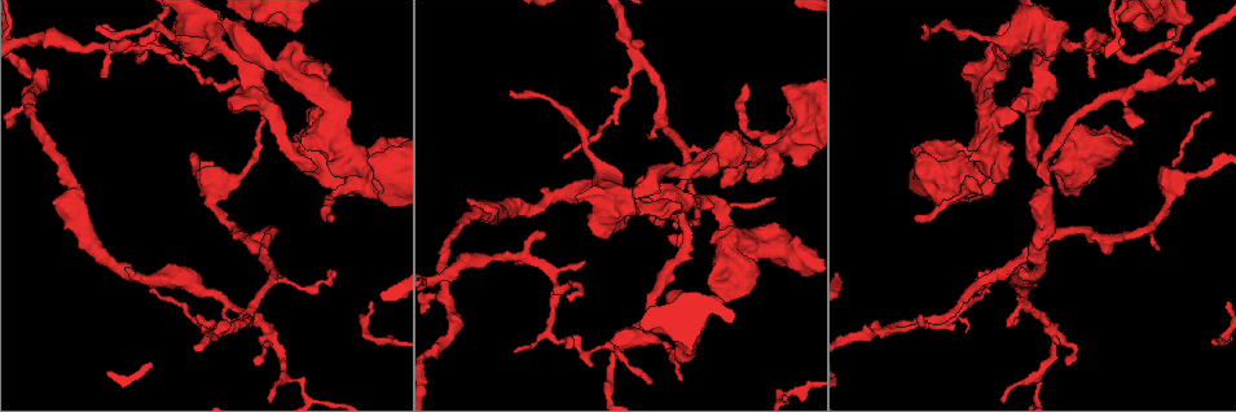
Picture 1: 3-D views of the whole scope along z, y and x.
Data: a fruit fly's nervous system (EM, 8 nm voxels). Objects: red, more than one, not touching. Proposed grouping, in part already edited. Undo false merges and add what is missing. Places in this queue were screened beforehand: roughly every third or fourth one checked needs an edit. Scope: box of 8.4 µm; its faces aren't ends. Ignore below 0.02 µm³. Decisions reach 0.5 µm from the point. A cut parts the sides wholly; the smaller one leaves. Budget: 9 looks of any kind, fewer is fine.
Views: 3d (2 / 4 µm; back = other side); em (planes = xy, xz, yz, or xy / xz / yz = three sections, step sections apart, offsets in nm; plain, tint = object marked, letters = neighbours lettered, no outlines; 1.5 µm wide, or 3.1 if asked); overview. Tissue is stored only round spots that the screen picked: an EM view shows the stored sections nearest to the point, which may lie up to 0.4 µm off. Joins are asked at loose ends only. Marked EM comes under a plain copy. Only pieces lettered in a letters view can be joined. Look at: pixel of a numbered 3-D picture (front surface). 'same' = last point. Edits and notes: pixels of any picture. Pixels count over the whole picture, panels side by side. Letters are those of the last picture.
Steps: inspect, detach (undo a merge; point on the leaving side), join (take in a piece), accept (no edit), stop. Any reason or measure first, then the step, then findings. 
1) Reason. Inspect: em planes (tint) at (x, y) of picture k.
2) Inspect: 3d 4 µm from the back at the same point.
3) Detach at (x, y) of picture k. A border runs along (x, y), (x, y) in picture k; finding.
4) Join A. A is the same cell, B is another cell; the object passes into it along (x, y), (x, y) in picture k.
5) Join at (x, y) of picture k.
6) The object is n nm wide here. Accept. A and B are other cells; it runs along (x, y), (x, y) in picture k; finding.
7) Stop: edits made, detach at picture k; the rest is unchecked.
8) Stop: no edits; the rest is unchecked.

Branch stops here. Inspect: em planes (letters) at (1137, 27) of picture 1.

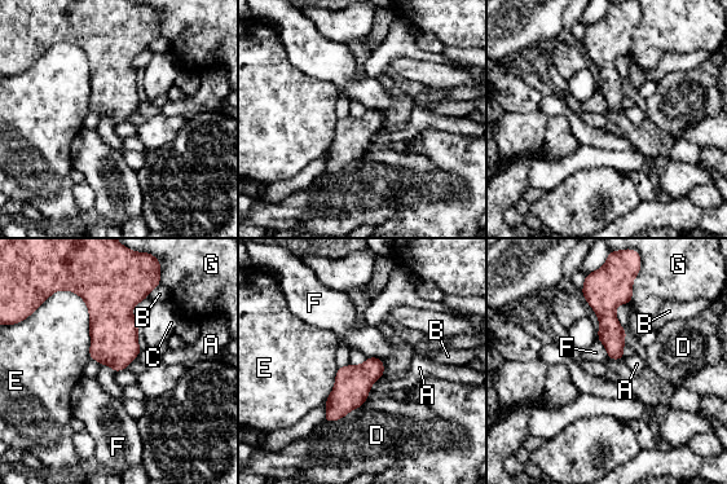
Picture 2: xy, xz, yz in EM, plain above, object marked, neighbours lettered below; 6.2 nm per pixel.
Accept. A, B, C, D, E, F and G are other cells; a border runs along (598, 338), (609, 357) in picture 2; no lettered piece goes on from it.

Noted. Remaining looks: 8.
Thick end. Inspect: 3d 4 µm at (1131, 141) of picture 1.

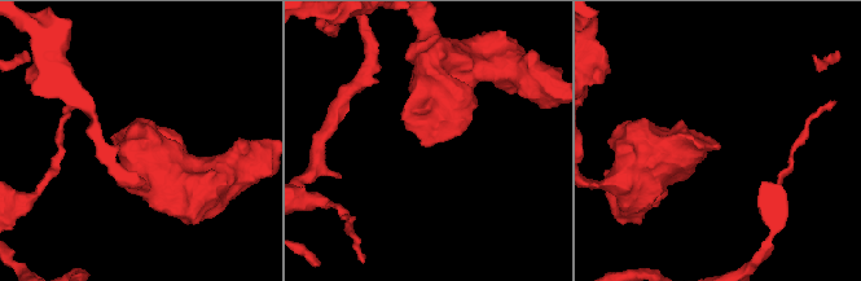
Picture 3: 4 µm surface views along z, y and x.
Inspect: em xy step 4 (tint) at (719, 148) of picture 3.

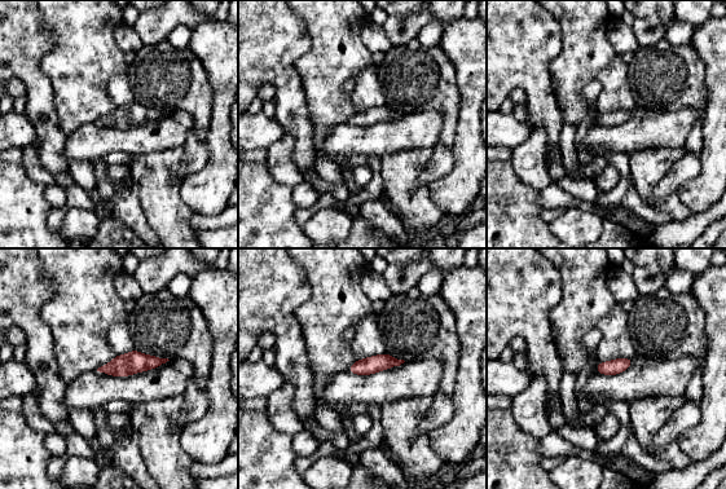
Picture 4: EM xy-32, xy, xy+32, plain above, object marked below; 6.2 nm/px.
Inspect: em planes (letters) at the same point.

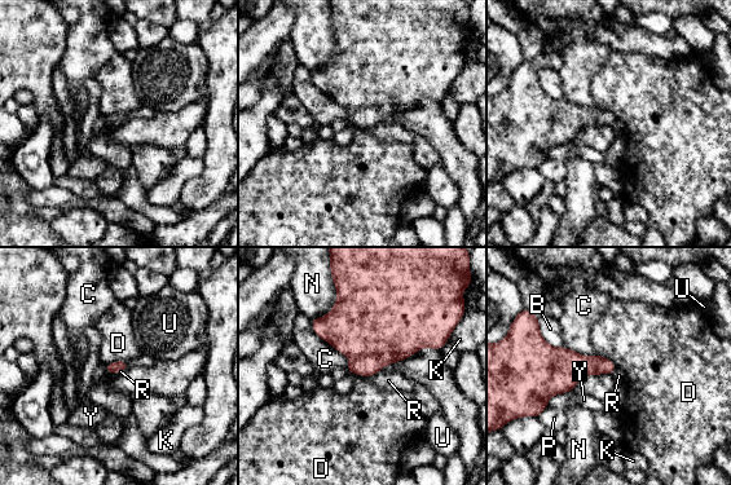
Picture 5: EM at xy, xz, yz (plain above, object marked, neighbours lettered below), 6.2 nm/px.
Accept. B, C, D, K, N, P, R, U and Y are other cells; a border runs along (379, 370), (370, 377) in picture 5; no lettered piece goes on from it.

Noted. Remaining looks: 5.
Thin end. Inspect: em planes (letters) at (978, 273) of picture 1.

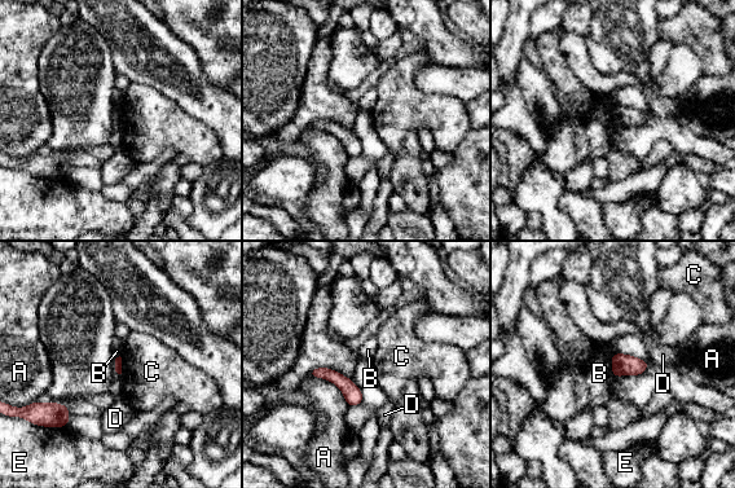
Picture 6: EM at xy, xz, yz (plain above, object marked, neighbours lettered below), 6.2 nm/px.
The longest contact is with A, 320 nm. Accept. A, B, C, D and E are other cells; a border runs along (615, 352), (611, 360), (612, 376) in picture 6; no lettered piece goes on from it.

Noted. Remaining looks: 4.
Tapers out. Inspect: em xy step 4 (letters) at (647, 136) of picture 1.

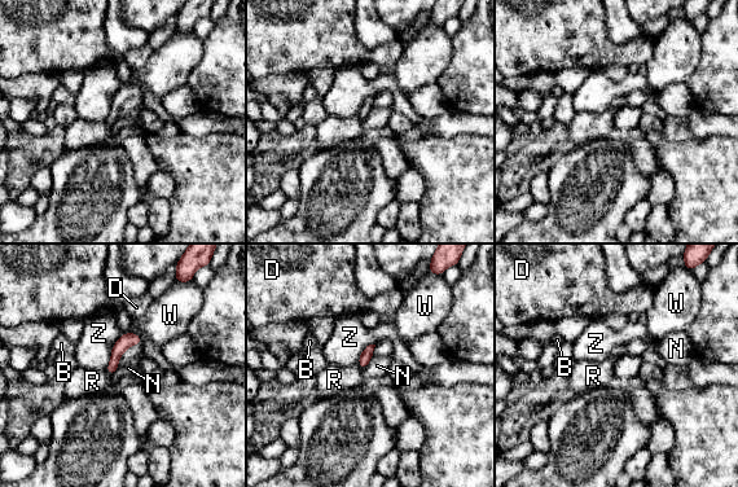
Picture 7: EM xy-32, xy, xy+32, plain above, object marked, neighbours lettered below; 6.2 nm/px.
The longest contact is with Z, 300 nm. Accept. B, D, N, R, W and Z are other cells; it runs along (135, 337), (117, 351), (110, 369) in picture 7; none of them fits.

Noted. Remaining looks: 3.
Stop: no edits; the rest is unchecked.

